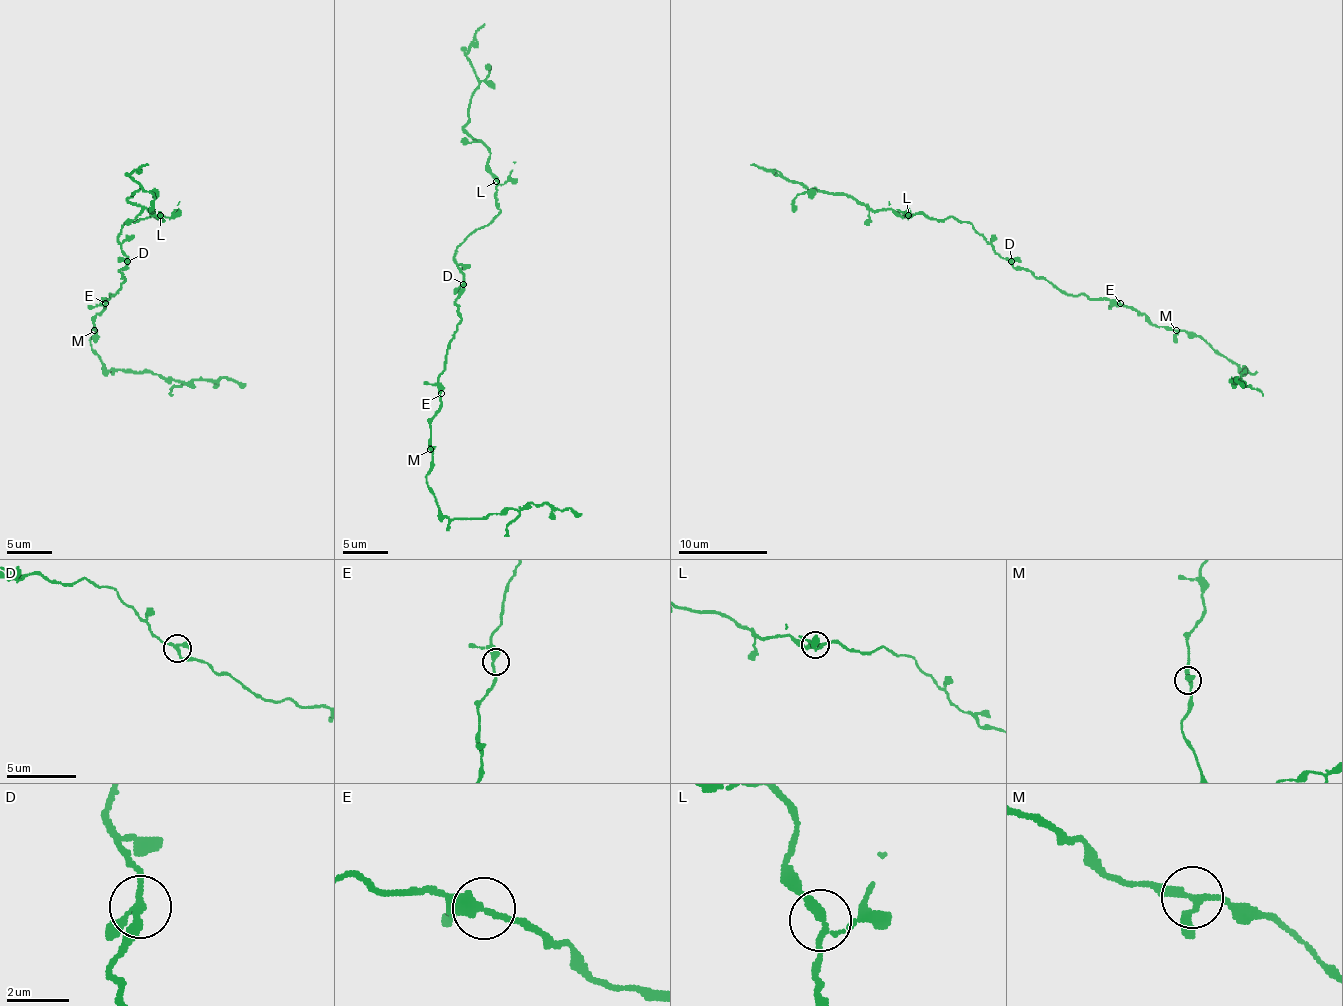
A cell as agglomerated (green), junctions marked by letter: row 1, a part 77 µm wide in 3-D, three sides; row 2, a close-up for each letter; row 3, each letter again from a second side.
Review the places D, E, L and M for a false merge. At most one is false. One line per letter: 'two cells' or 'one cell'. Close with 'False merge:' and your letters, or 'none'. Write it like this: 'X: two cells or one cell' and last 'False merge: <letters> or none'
D: one cell
E: one cell
L: one cell
M: one cell
False merge: none

